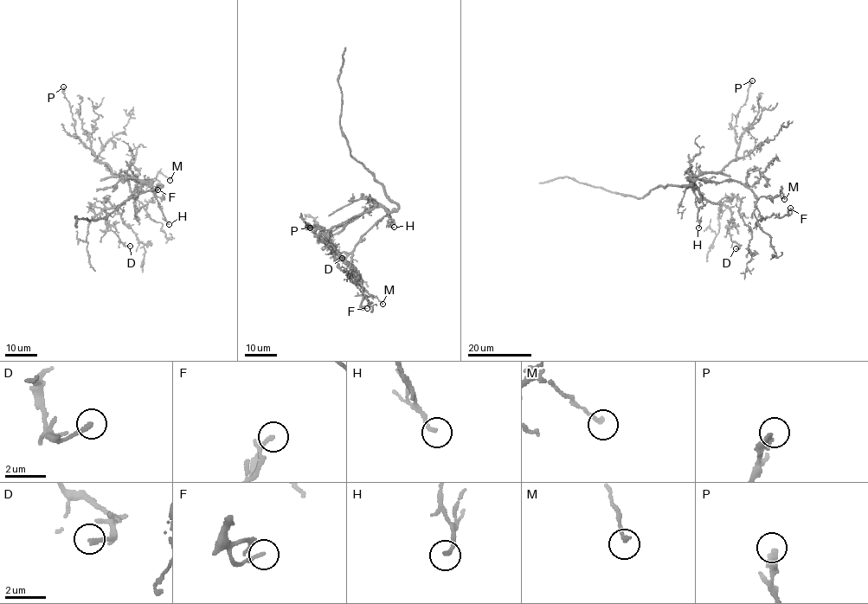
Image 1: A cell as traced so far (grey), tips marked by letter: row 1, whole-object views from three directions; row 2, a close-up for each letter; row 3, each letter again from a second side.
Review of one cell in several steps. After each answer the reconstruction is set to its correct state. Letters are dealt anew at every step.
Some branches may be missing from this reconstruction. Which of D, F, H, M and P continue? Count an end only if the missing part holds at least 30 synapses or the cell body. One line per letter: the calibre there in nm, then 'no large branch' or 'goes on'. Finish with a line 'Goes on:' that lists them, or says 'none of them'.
D: calibre 190 nm; no large branch
F: calibre 170 nm; no large branch
H: calibre 180 nm; no large branch
M: calibre 190 nm; no large branch
P: calibre 280 nm; no large branch
Goes on: none of them

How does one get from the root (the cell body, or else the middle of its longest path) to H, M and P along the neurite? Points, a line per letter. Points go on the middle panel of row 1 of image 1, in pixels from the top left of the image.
H: (397, 208), (388, 216), (388, 222), (394, 227)
M: (397, 208), (388, 210), (362, 237), (353, 252), (350, 266), (361, 285), (382, 304)
P: (397, 208), (388, 211), (374, 206), (334, 234), (324, 232), (316, 221), (310, 228)

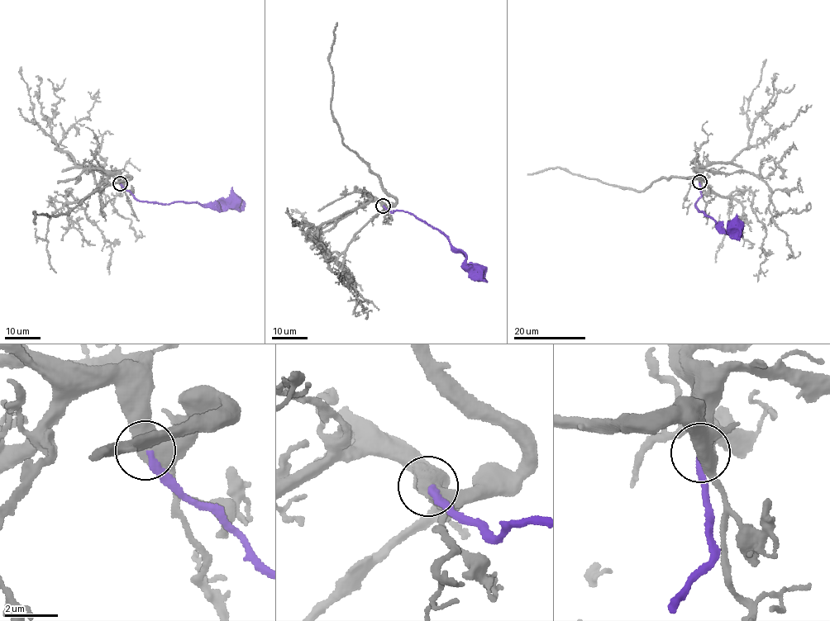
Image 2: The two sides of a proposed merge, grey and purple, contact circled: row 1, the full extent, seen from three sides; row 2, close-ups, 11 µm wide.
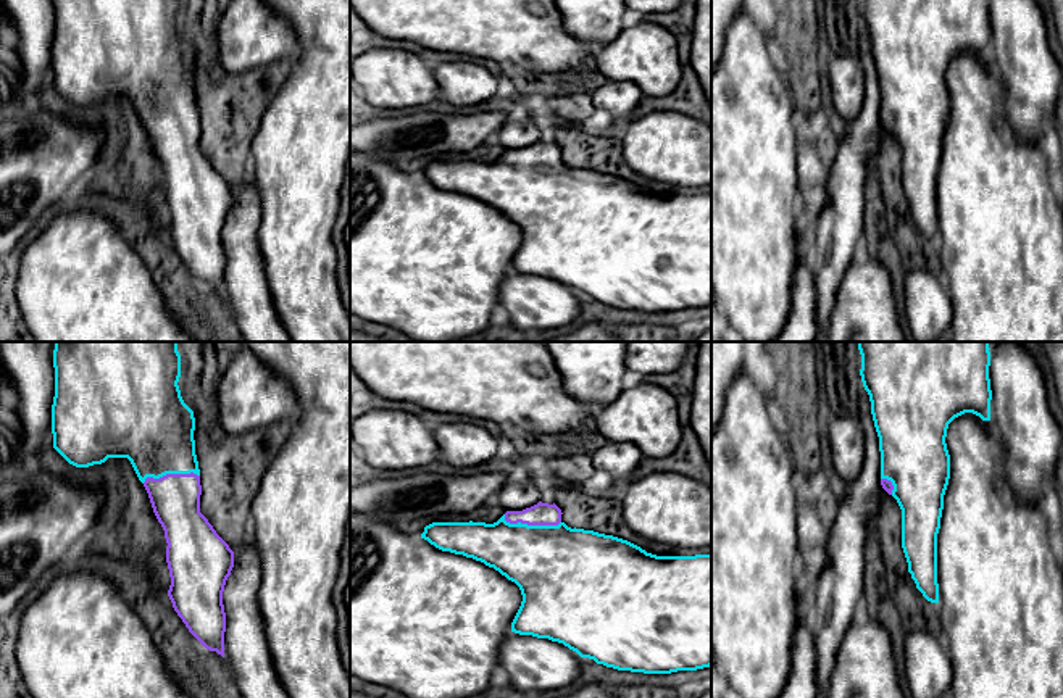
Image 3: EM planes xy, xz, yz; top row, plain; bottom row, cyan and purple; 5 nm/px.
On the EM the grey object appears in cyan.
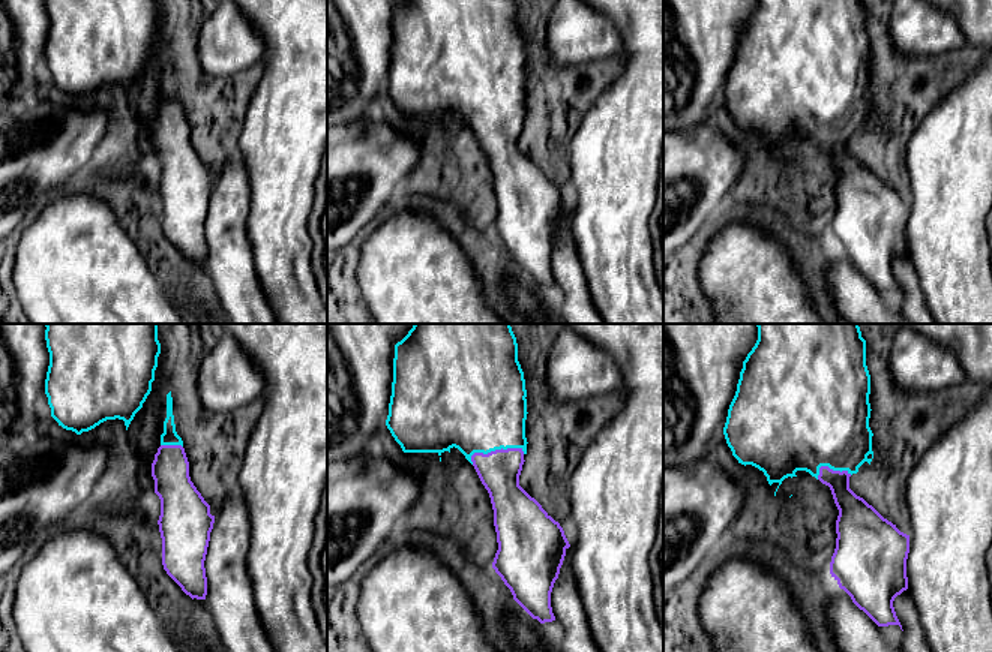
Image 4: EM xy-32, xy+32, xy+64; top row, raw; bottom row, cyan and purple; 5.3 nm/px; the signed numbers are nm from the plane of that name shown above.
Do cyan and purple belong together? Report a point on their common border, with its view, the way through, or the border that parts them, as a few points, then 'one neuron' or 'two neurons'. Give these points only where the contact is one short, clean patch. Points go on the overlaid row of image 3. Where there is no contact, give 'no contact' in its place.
contact xz (531, 526); way xz (557, 568), (531, 542), (531, 526), (542, 513); one neuron

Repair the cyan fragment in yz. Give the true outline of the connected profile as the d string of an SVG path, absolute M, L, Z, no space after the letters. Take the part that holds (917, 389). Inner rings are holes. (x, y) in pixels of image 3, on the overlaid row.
M857 342L861 382L879 437L881 485L902 509L902 548L916 588L939 603L937 534L950 479L948 424L973 413L990 421L989 342Z

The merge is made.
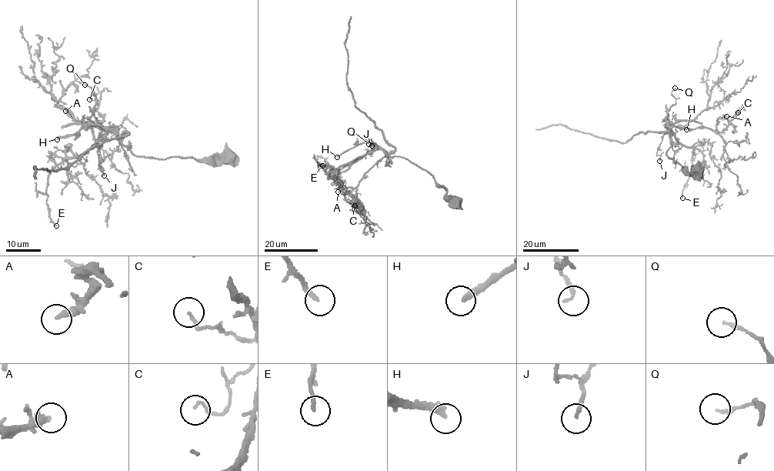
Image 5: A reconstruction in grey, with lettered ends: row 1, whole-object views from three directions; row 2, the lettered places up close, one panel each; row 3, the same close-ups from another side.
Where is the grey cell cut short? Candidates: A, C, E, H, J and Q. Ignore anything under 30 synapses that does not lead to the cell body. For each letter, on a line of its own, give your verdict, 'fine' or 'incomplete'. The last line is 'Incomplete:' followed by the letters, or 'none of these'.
A: fine
C: fine
E: fine
H: incomplete
J: fine
Q: fine
Incomplete: H

